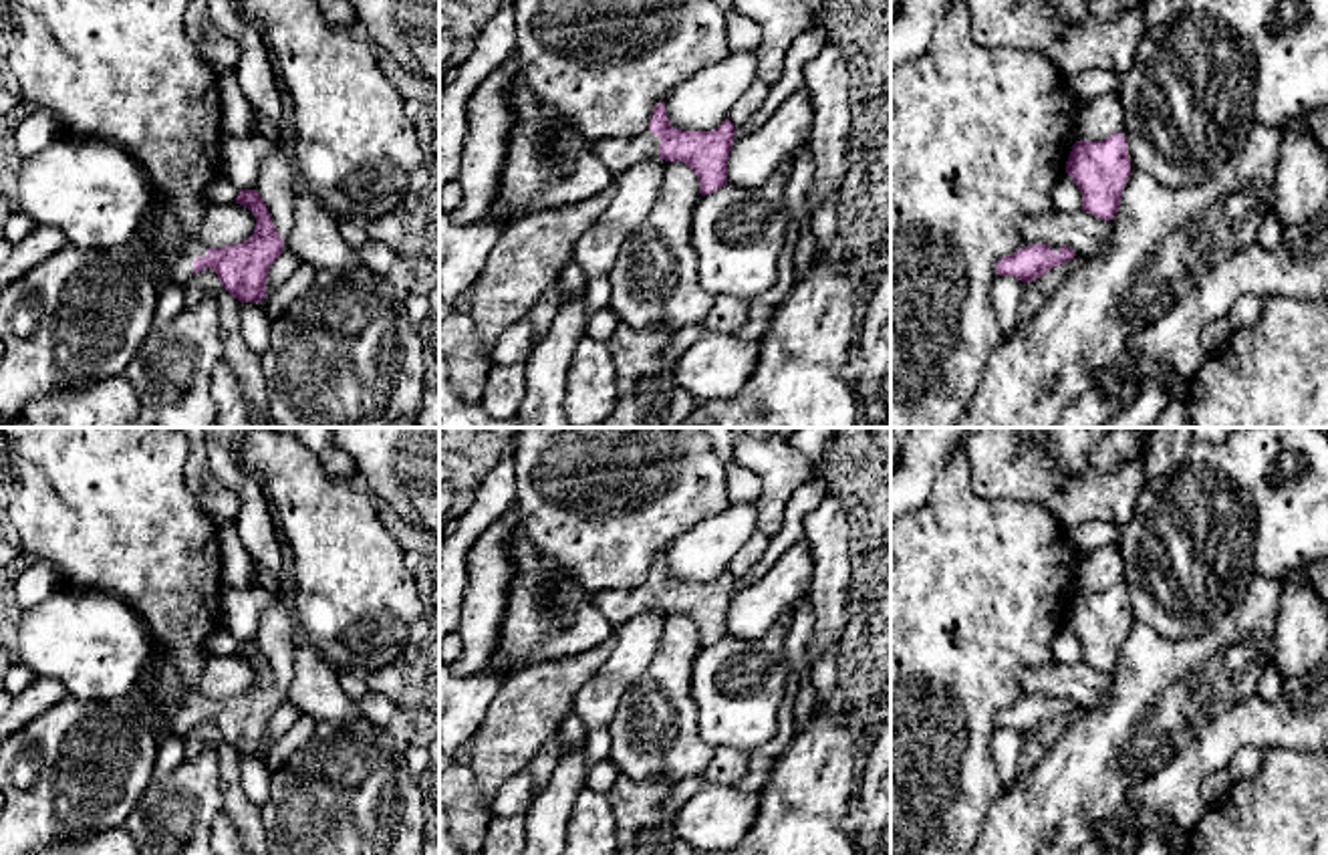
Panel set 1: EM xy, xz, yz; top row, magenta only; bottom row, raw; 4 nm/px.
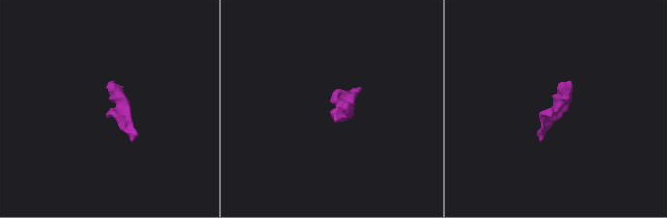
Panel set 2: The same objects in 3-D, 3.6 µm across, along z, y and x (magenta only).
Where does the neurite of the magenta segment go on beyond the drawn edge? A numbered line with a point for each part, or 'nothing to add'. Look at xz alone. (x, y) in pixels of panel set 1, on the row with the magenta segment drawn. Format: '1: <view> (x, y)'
1: xz (619, 154)

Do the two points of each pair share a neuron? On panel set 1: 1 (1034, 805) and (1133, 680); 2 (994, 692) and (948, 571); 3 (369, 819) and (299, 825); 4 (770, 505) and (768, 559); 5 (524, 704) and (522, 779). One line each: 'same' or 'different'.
1: same
2: same
3: same
4: different
5: different

